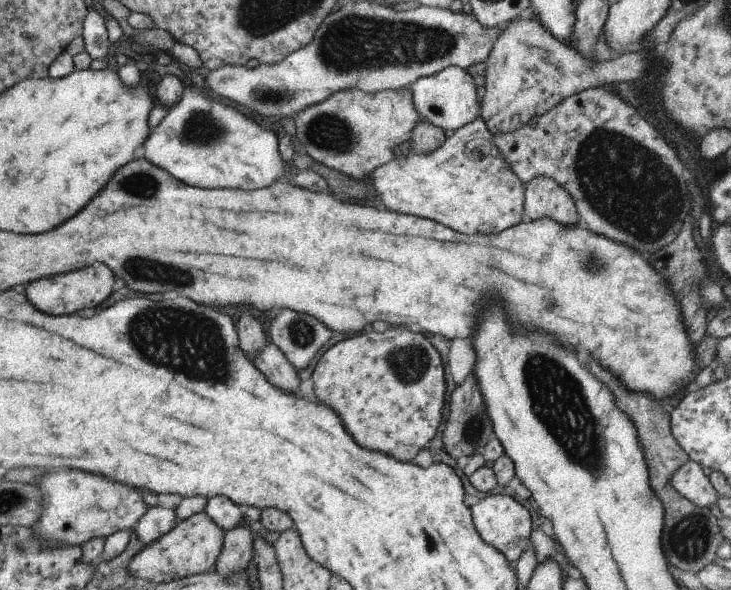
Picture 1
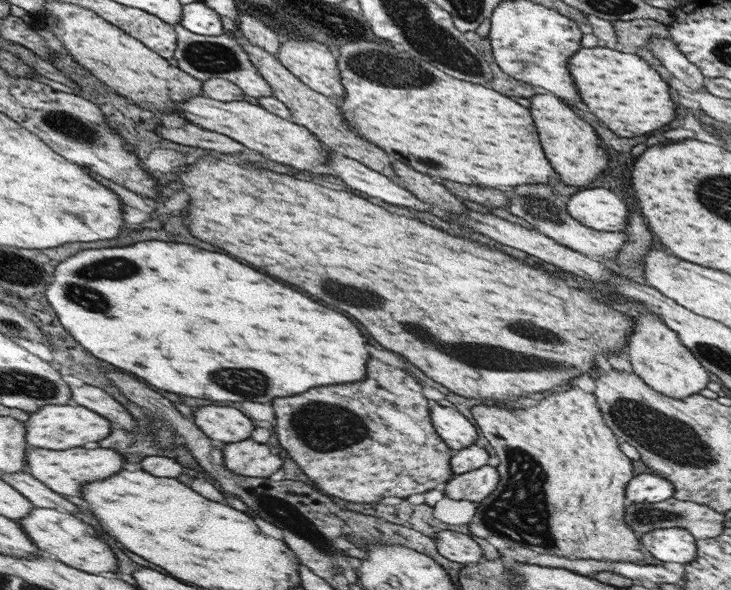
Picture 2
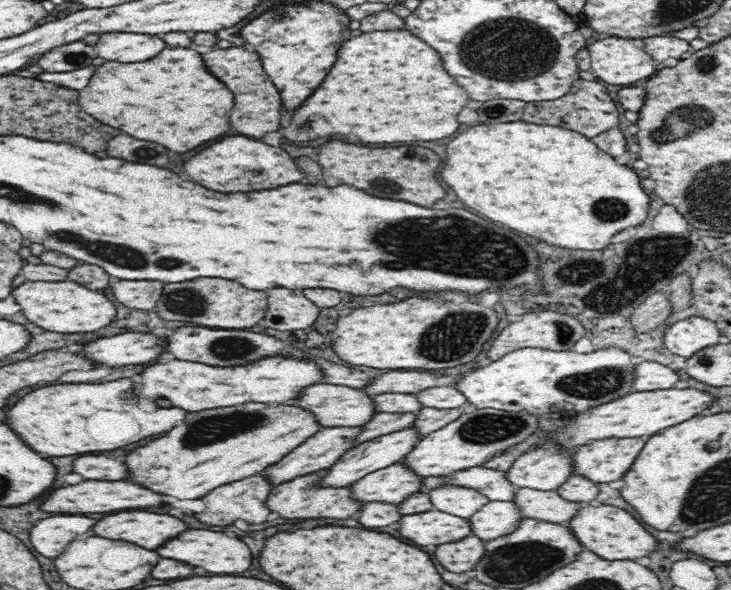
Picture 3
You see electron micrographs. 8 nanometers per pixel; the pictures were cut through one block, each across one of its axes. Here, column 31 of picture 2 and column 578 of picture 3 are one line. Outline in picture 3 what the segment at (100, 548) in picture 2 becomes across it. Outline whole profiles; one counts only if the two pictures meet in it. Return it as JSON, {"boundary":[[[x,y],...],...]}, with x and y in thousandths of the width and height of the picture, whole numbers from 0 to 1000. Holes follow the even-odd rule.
{"boundary":[[[814,853],[802,856],[774,888],[795,917],[798,929],[810,932],[829,949],[881,946],[895,936],[900,925],[897,912],[862,868],[839,856],[817,856]]]}

